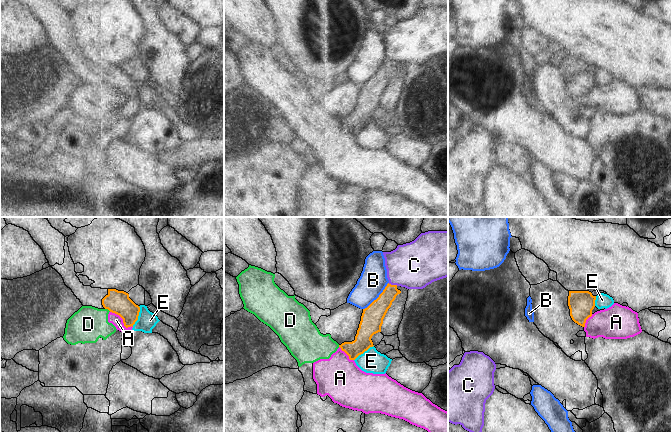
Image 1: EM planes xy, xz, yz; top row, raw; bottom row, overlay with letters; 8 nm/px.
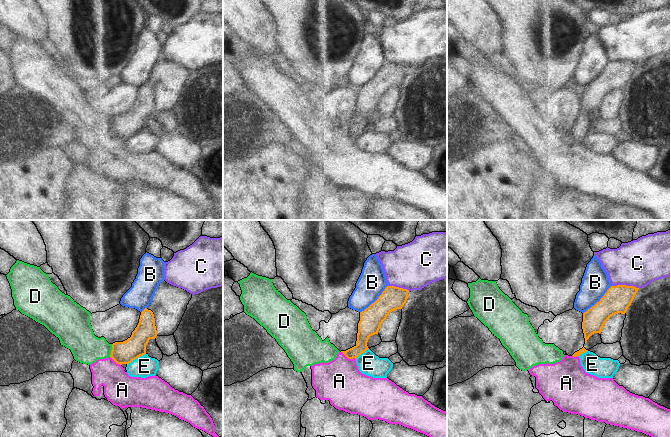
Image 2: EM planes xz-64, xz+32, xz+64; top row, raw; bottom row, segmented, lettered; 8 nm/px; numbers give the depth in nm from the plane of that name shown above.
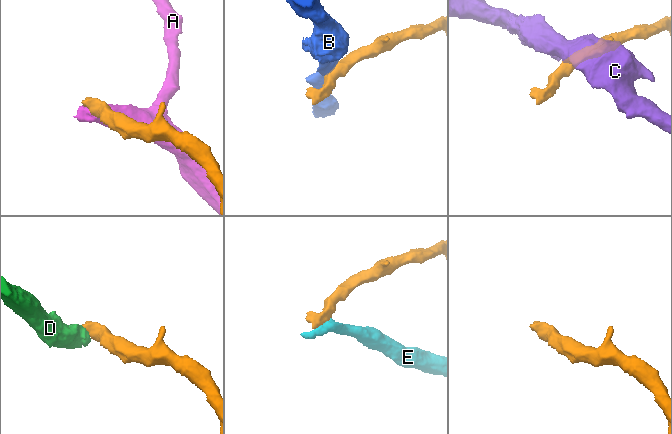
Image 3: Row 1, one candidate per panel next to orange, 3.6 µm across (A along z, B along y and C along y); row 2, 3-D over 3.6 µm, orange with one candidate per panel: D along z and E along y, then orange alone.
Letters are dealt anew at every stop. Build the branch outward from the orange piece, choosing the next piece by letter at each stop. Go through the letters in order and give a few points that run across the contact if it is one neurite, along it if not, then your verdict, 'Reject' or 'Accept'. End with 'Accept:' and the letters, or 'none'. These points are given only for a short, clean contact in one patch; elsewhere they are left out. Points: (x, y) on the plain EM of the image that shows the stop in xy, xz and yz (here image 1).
A: Reject
B: Line: xz (388, 58), (383, 67), (363, 85). Reject
C: Reject
D: Reject
E: Line: xy (139, 82), (138, 95), (132, 102). Reject
Accept: none.

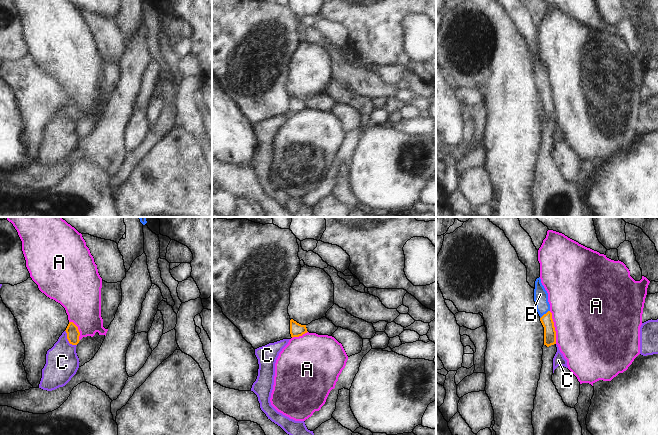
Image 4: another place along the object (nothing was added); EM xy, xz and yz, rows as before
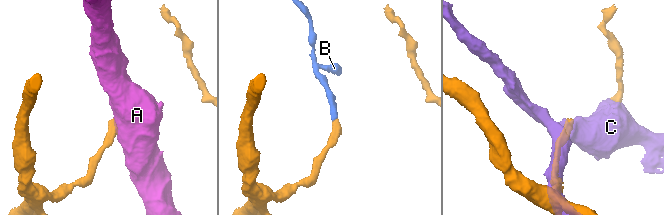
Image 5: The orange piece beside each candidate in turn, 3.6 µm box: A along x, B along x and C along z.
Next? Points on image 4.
A: Line: yz (549, 87), (552, 93), (556, 119). Reject
B: Line: yz (549, 106), (544, 90), (540, 70). Accept
C: Reject
Accept: B.

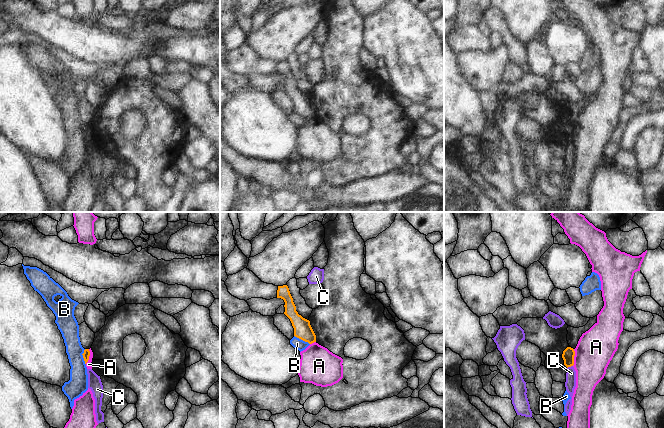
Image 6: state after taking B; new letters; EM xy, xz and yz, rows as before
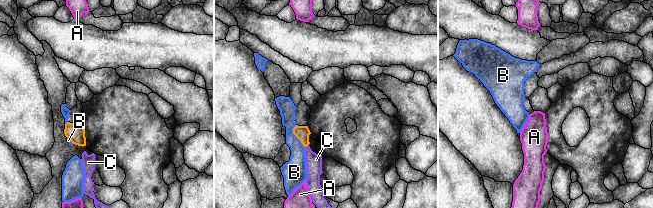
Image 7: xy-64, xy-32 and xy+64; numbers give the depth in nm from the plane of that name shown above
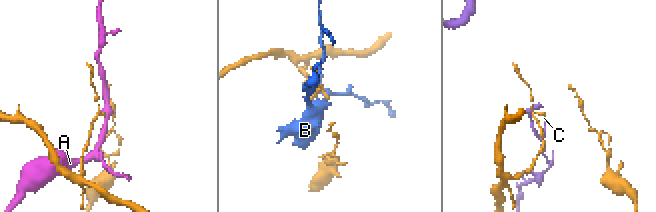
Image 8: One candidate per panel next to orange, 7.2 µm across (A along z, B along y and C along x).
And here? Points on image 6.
A: Line: yz (574, 125), (574, 139), (572, 141). Reject
B: Line: xz (294, 111), (309, 120). Reject
C: Line: yz (572, 141), (567, 144). Reject
Accept: none.

